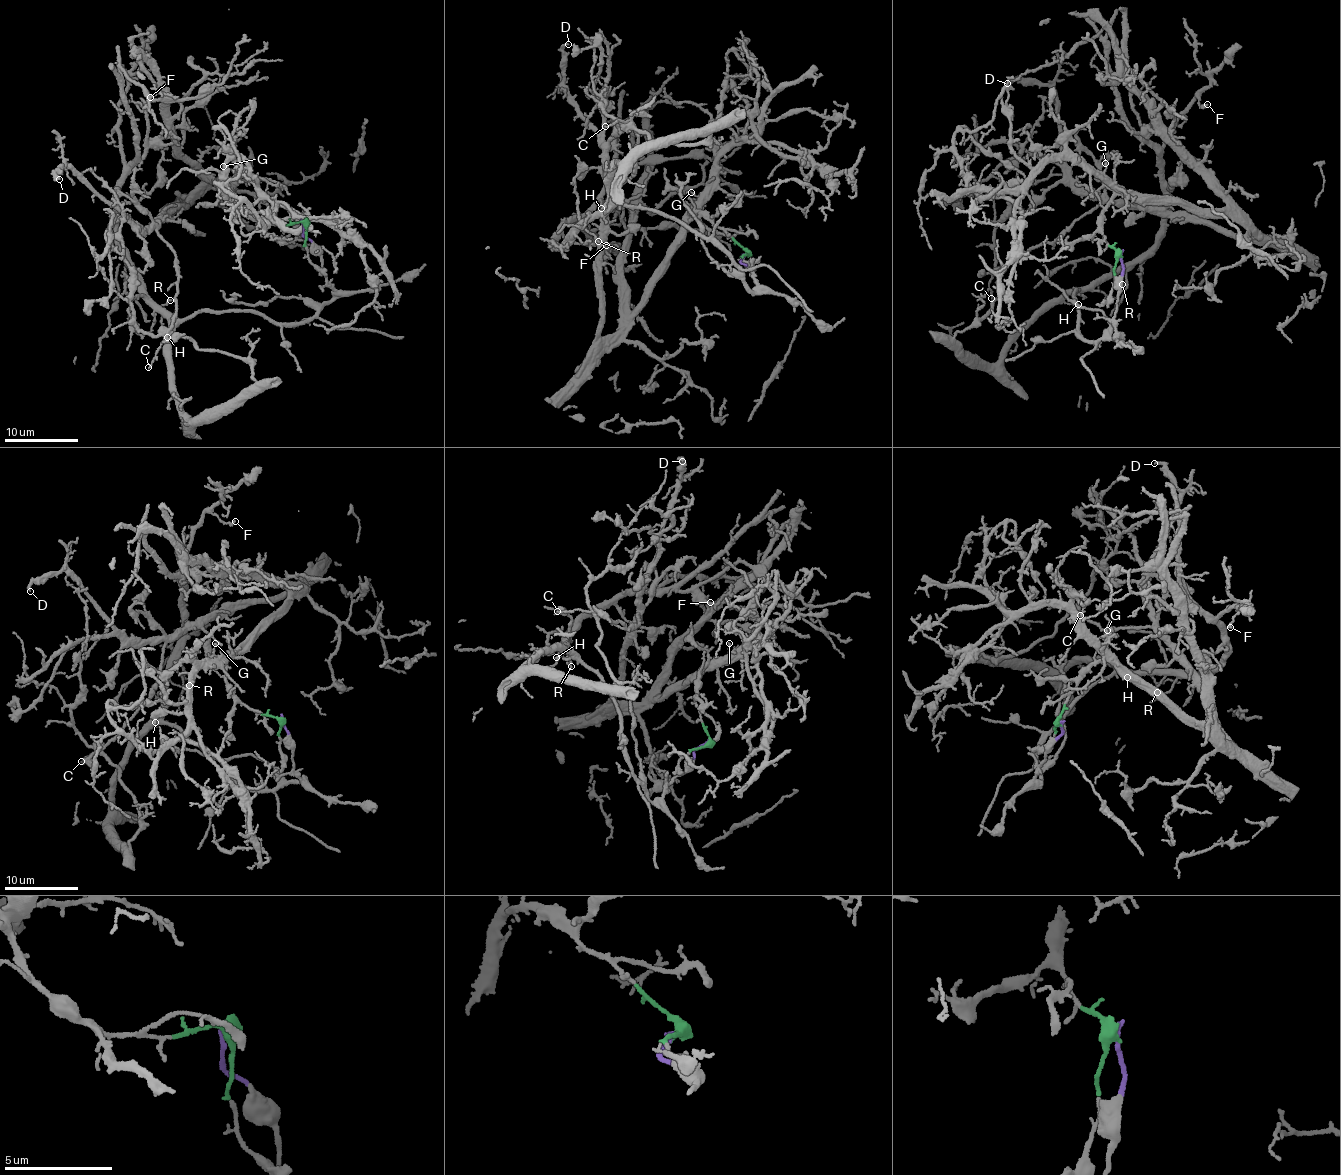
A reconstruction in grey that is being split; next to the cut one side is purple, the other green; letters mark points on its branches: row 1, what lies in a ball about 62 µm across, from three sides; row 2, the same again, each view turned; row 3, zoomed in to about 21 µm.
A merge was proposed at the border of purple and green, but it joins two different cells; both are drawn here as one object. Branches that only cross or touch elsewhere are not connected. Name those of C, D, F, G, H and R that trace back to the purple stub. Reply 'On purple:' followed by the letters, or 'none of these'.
On purple: F, H, R

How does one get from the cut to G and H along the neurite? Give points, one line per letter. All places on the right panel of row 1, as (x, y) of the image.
G: (1120, 255), (1108, 245), (1101, 228), (1105, 206), (1114, 191), (1114, 181), (1104, 174), (1105, 163)
H: (1120, 255), (1123, 269), (1114, 319), (1121, 338), (1093, 342), (1082, 337), (1077, 289), (1064, 300), (1078, 305)

